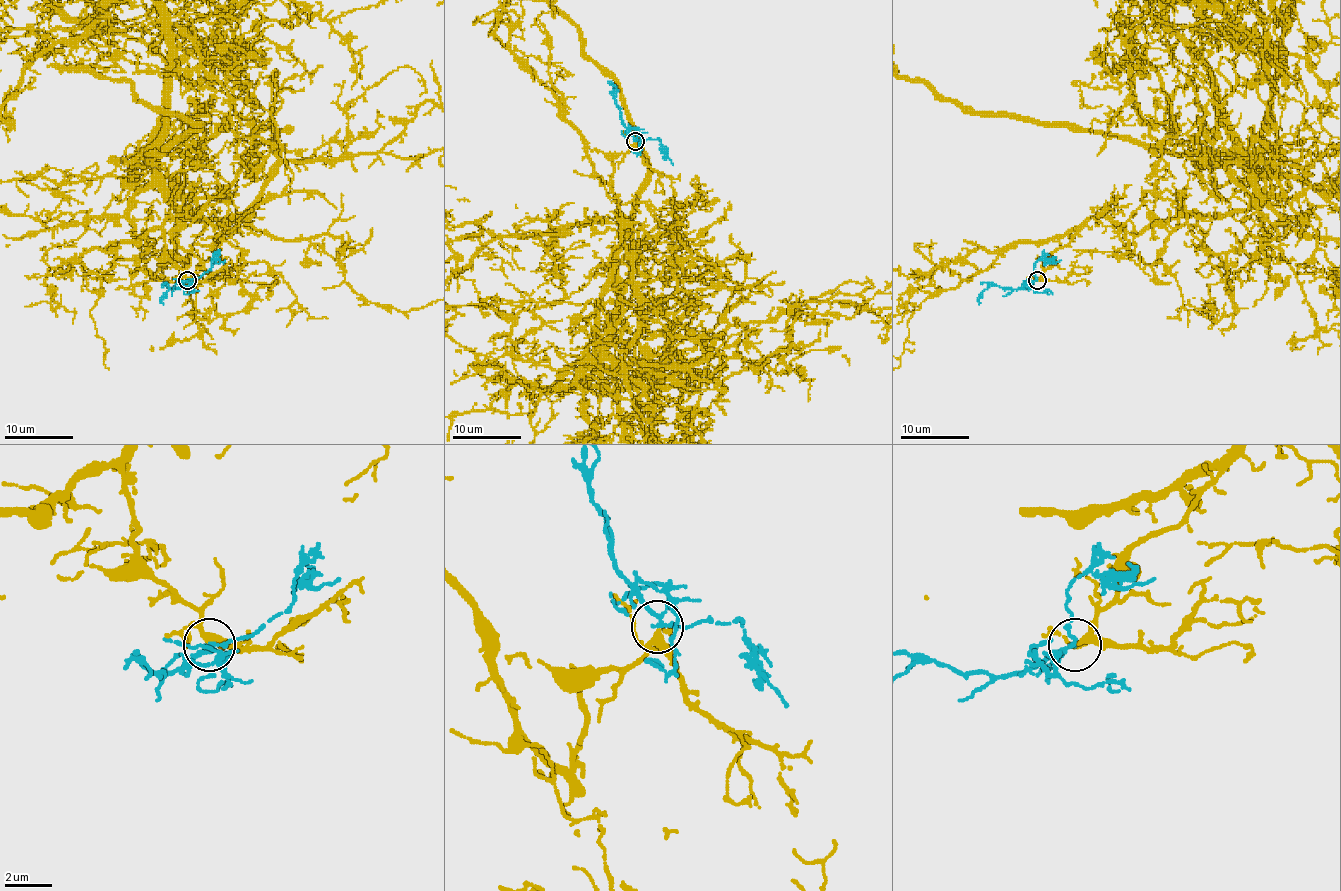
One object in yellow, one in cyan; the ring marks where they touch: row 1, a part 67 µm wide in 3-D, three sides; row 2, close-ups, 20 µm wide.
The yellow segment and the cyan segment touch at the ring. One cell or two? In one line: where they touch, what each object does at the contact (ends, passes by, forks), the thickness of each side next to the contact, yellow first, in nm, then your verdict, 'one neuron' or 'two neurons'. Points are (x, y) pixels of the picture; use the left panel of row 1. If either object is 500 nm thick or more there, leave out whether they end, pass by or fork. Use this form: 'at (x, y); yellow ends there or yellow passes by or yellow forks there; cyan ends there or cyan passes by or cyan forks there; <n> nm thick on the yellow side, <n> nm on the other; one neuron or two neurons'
at (187, 280); yellow passes by; cyan forks there; 280 nm thick on the yellow side, 140 nm on the other; one neuron

